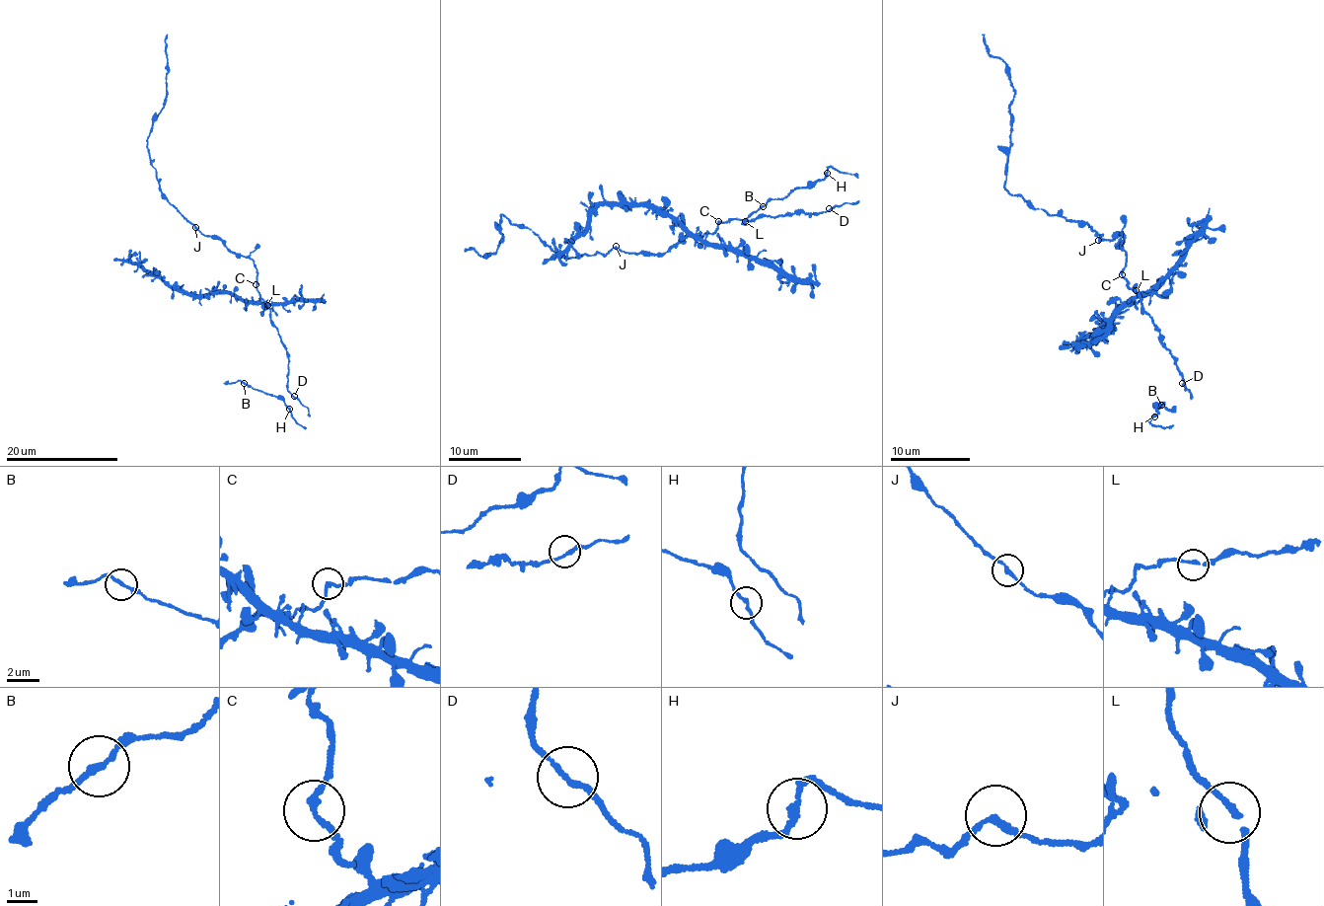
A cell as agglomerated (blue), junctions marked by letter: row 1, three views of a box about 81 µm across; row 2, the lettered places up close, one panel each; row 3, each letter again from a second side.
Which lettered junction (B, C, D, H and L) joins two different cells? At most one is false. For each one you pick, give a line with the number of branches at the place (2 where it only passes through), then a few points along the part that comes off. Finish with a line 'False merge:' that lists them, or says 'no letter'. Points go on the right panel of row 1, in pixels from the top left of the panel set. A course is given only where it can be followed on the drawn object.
False merge: no letter

